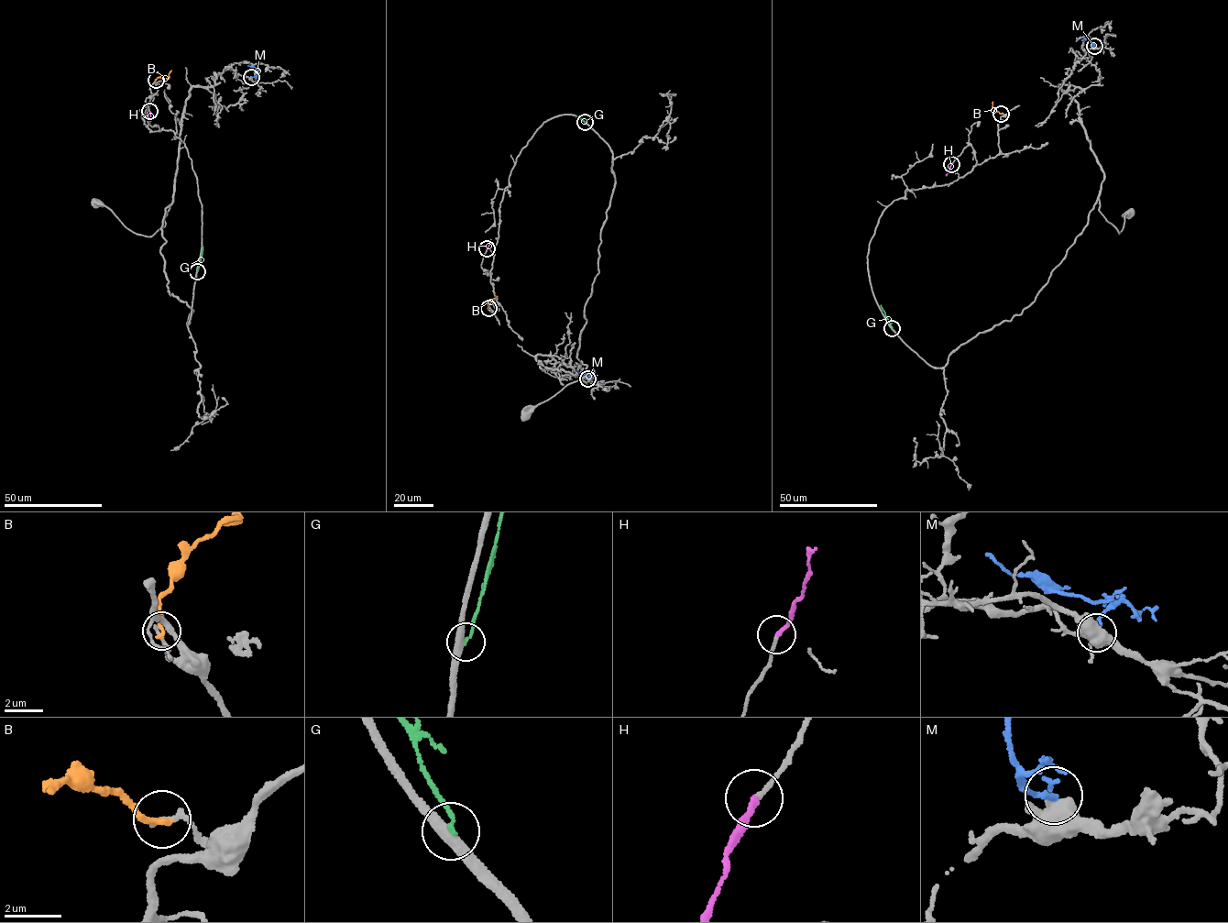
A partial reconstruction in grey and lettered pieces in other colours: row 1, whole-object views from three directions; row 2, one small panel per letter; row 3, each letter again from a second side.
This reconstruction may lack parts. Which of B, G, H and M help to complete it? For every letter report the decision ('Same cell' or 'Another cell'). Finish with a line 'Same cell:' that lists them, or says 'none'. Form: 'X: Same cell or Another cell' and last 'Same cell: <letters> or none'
B: Another cell
G: Another cell
H: Same cell
M: Another cell
Same cell: H

